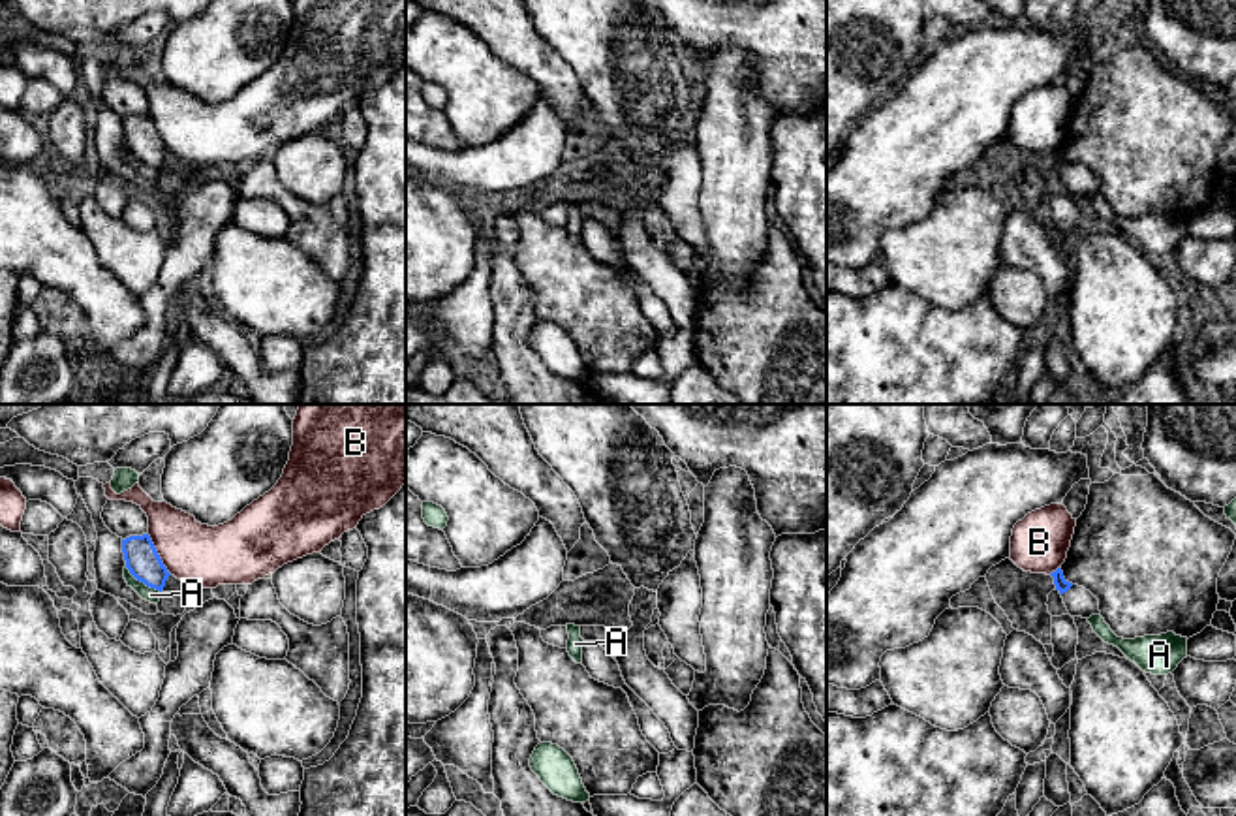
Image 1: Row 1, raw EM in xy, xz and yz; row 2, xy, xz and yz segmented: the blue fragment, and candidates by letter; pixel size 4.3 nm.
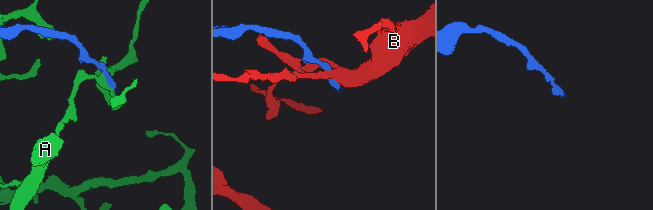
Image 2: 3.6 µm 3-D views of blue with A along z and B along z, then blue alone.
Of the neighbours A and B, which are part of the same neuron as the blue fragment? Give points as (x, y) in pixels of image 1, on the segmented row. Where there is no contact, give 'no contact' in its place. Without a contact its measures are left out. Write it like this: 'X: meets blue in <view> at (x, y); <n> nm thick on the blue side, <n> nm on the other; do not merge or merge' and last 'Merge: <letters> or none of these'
A: meets blue in xy at (143, 581); 140 nm thick on the blue side, 60 nm on the other; do not merge
B: meets blue in xy at (158, 555); 140 nm thick on the blue side, 280 nm on the other; do not merge
Merge: none of these

